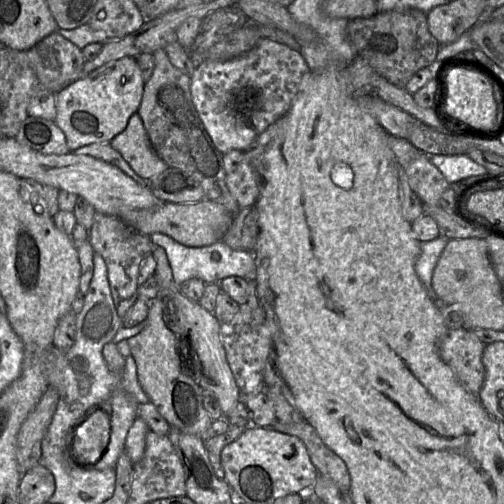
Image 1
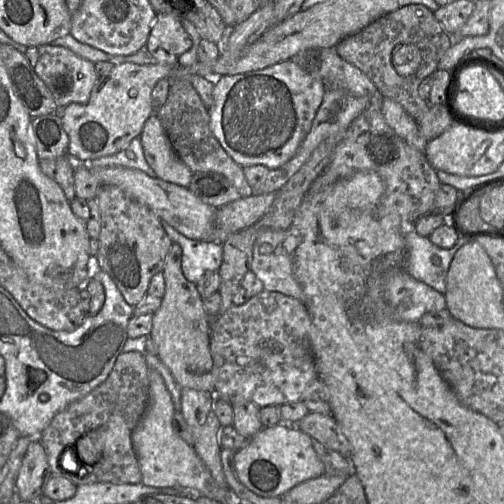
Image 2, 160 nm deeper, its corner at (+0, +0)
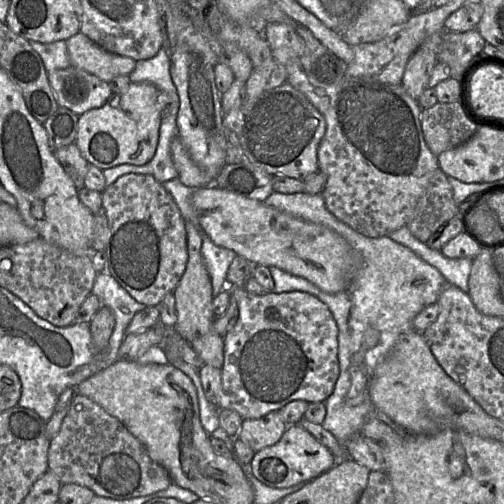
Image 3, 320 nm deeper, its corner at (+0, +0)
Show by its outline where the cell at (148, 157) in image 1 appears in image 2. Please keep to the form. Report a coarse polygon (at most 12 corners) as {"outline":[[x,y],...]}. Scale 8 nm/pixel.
{"outline":[[153,114],[140,135],[163,181],[188,187],[193,171]]}

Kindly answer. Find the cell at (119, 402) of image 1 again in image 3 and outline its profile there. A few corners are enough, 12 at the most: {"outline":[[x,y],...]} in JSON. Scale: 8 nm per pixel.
{"outline":[[78,392],[50,441],[61,484],[152,495],[167,470]]}

